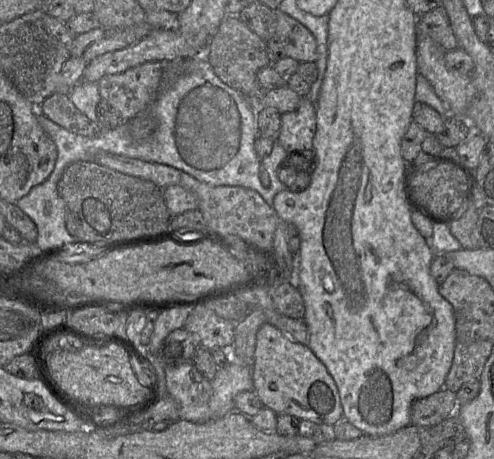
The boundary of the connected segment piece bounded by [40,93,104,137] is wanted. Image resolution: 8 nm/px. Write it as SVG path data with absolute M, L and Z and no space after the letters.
M54 93L43 101L40 108L52 122L78 135L95 137L104 128L80 112L70 101L68 94Z

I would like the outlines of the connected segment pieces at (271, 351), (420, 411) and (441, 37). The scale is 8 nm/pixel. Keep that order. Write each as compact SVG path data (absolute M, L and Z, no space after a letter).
M268 322L262 324L257 331L252 381L254 391L263 406L273 410L277 415L291 415L316 424L329 425L335 425L343 417L339 391L326 366L316 357L308 345L295 342Z
M441 389L412 404L410 409L411 424L420 428L438 425L452 416L457 406L456 394L447 389Z
M438 6L422 16L417 16L417 24L420 34L429 36L445 51L459 47L448 15L442 6Z

